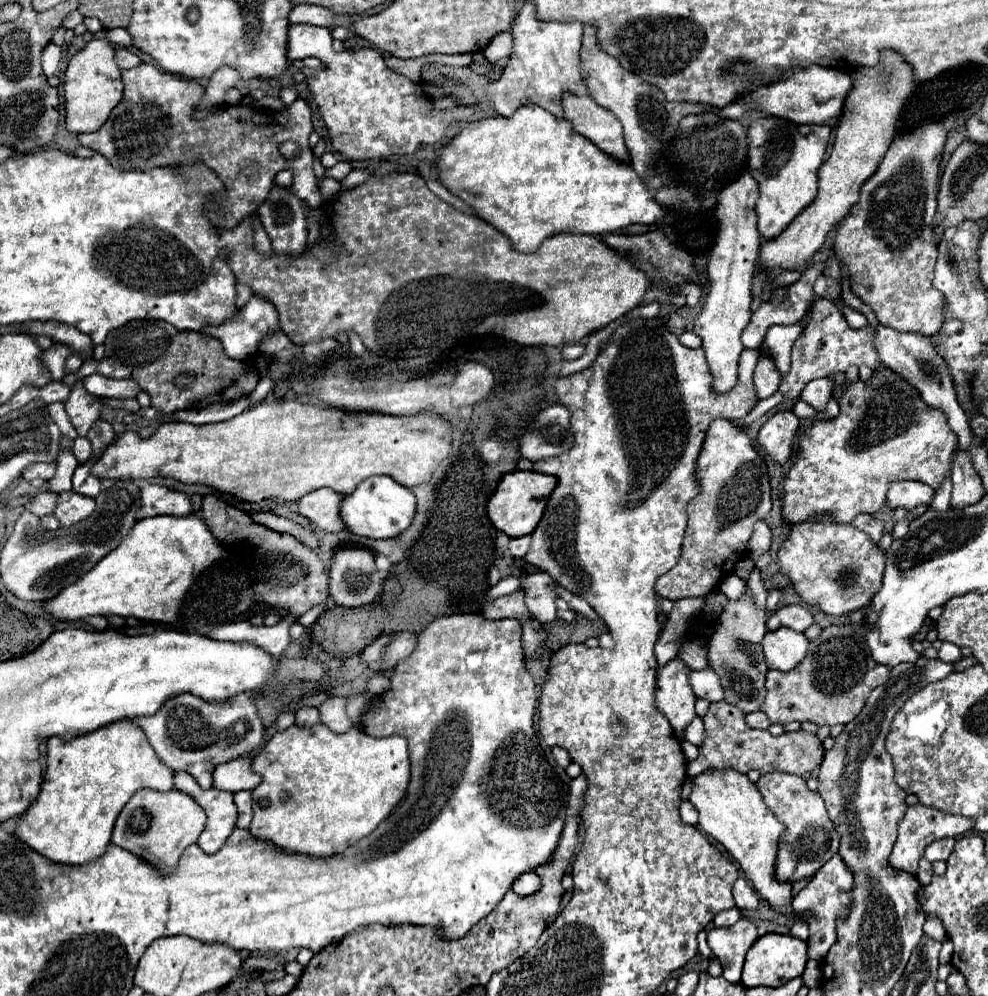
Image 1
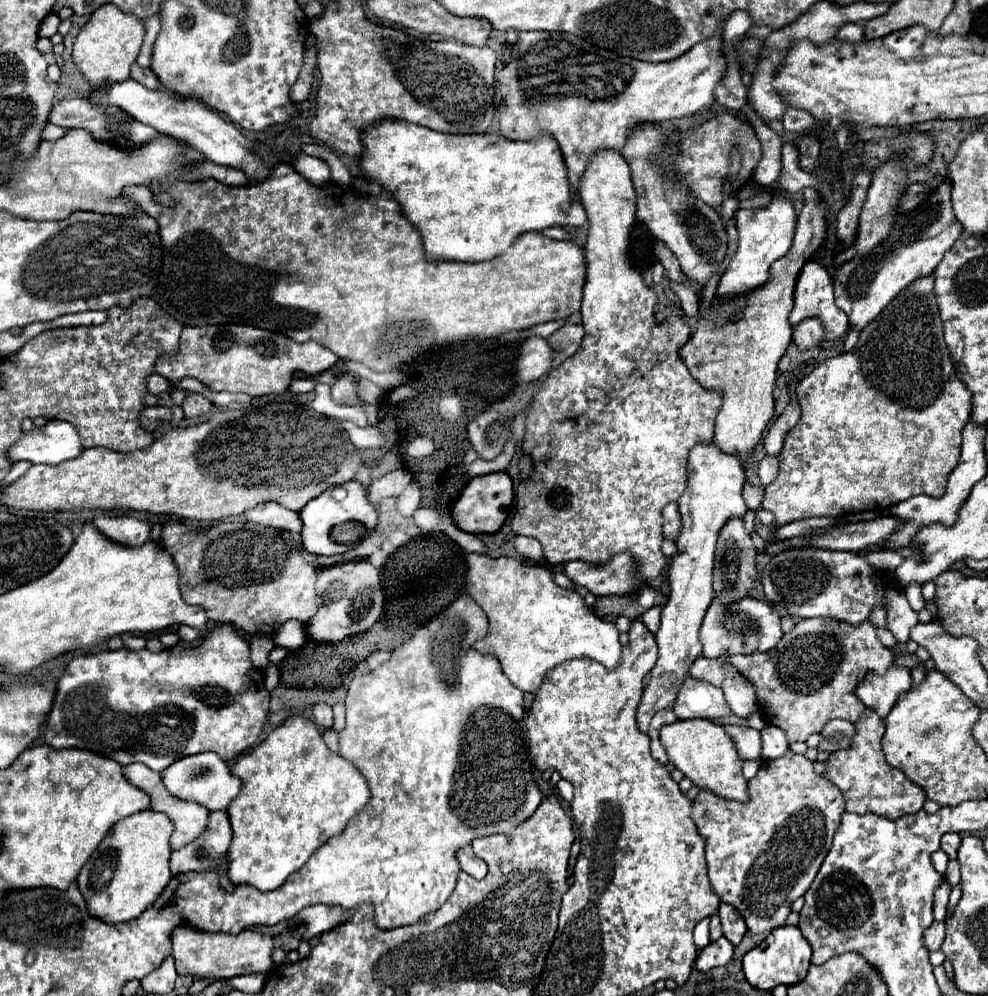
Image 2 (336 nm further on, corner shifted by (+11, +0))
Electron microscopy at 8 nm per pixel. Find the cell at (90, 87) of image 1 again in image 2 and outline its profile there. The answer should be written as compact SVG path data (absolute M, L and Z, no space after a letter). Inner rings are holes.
M103 5L79 31L73 45L73 63L89 81L91 89L101 89L101 85L109 87L113 81L125 81L129 77L131 65L139 55L143 35L143 21L119 11L115 5Z

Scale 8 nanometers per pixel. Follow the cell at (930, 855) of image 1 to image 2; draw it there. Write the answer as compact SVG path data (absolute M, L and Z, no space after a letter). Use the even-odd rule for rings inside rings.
M947 833L947 835L941 839L941 849L943 849L951 859L955 859L955 857L957 857L957 849L959 849L959 841L961 841L961 835Z

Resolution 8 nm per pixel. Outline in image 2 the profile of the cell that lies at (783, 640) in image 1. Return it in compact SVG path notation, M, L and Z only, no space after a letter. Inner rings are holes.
M745 597L729 607L723 607L719 599L713 599L713 603L709 605L709 609L705 613L701 633L699 633L699 639L703 645L703 655L709 659L719 657L725 651L729 651L731 655L733 653L749 655L749 653L757 653L757 651L765 653L765 651L771 651L779 643L781 637L783 637L783 633L781 633L781 621L779 621L777 611L771 605L767 605L765 601L757 601L753 597Z

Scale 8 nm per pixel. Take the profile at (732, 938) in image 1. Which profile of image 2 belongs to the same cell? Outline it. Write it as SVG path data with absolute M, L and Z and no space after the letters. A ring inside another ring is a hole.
M719 937L717 941L709 943L705 949L699 951L699 957L695 961L695 967L699 971L709 971L713 967L721 967L721 965L725 965L731 959L733 949L735 947L733 947L733 943L729 939Z

